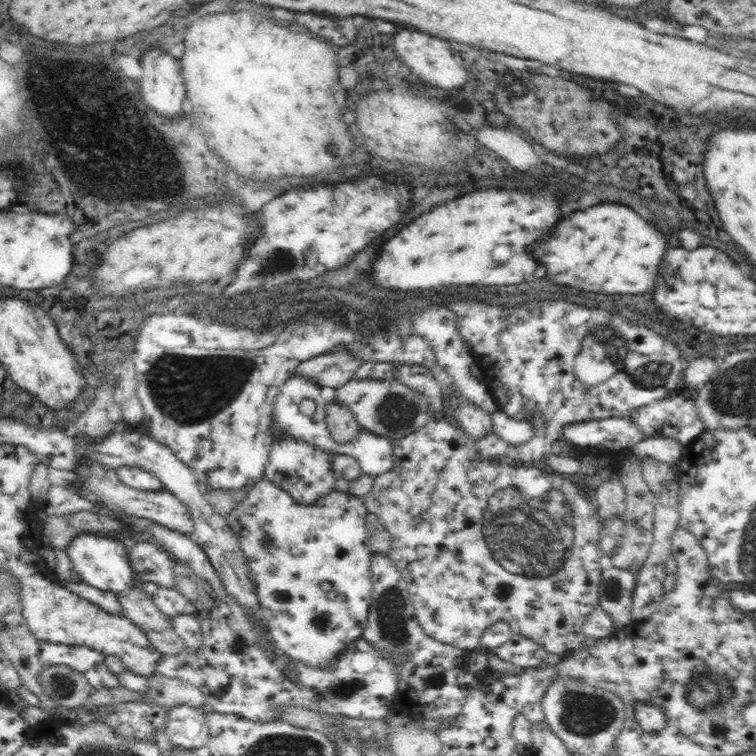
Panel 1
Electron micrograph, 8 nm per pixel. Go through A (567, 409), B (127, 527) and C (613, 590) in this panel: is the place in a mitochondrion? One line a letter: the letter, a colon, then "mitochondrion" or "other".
A: other
B: other
C: mitochondrion

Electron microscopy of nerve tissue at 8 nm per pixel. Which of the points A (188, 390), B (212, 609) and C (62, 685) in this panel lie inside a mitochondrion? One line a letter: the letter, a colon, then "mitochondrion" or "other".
A: mitochondrion
B: other
C: mitochondrion

